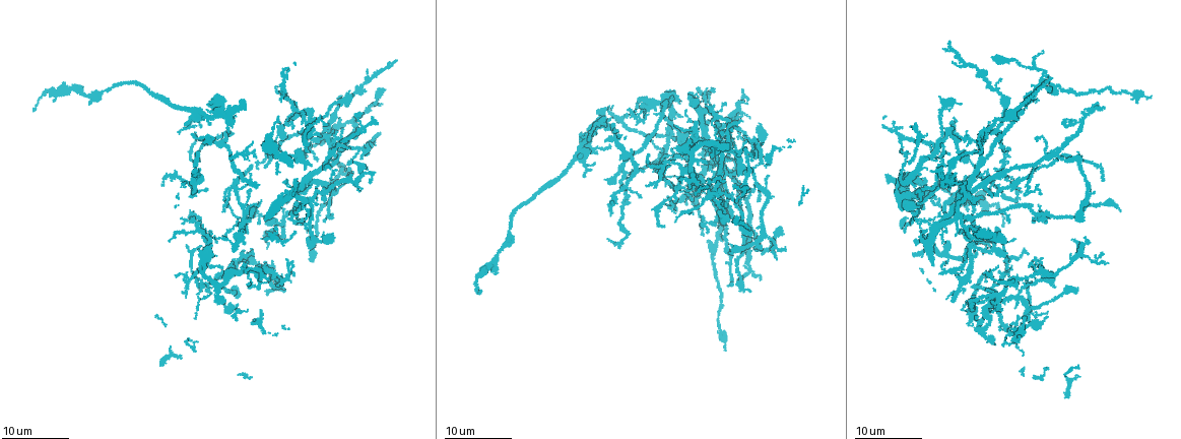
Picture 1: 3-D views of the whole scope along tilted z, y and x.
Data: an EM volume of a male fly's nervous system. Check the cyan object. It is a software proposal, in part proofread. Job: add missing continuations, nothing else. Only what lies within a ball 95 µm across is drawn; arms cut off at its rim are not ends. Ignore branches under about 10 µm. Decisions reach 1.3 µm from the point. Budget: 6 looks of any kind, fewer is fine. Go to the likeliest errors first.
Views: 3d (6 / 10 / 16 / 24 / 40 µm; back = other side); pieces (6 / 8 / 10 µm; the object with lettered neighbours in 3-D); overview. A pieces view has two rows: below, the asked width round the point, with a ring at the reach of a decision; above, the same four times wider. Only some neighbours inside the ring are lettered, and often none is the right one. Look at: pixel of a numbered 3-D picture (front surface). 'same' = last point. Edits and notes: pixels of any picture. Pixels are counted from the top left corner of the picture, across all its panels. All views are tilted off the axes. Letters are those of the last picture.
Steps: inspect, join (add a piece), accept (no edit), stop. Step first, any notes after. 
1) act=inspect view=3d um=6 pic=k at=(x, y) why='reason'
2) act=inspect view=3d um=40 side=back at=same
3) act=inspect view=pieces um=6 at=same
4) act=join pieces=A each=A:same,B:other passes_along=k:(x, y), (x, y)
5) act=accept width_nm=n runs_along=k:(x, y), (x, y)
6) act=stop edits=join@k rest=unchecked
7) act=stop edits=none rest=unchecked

act=inspect view=3d um=24 pic=1 at=(953, 119) why='tapers out'

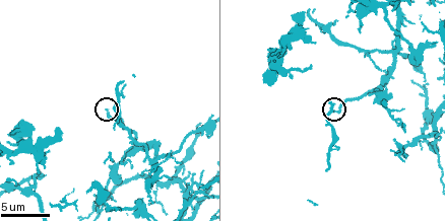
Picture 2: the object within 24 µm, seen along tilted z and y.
act=inspect view=pieces um=6 pic=2 at=(336, 112)

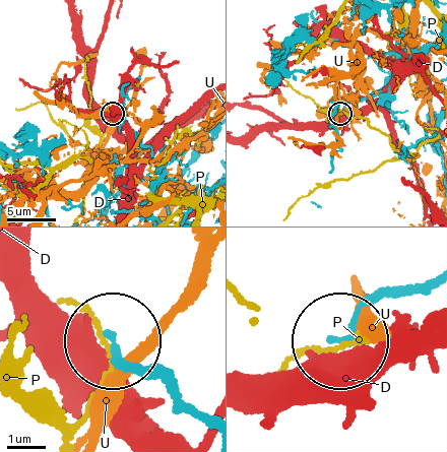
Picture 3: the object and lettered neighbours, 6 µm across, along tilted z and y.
act=accept width_nm=170 each=D:other,P:other,U:other runs_along=3:(434, 275), (372, 304), (344, 340) found='none of them fits'

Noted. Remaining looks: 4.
act=inspect view=3d um=24 pic=1 at=(732, 284) why='thin end'

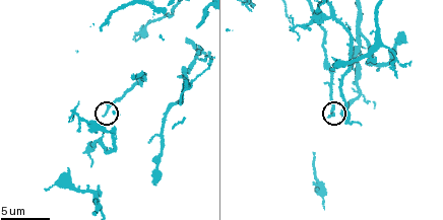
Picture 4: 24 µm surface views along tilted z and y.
act=inspect view=pieces um=8 pic=4 at=(334, 114) why='what lies round it'

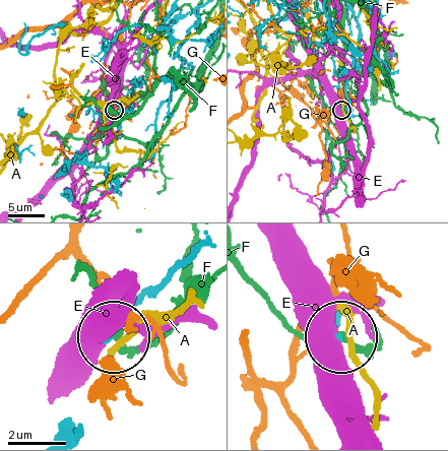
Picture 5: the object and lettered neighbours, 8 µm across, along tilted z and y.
act=accept width_nm=160 each=A:other,E:other,F:other,G:other found='no lettered piece goes on from it'

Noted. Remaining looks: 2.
act=inspect view=3d um=24 pic=1 at=(949, 42) why='tapers out'

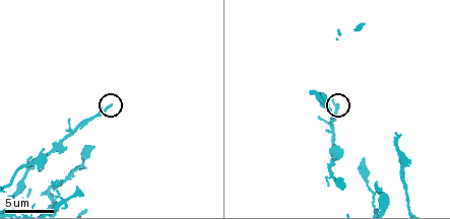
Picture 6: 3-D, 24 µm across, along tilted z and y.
act=inspect view=pieces um=10 pic=6 at=(110, 105) why='see the neighbours'

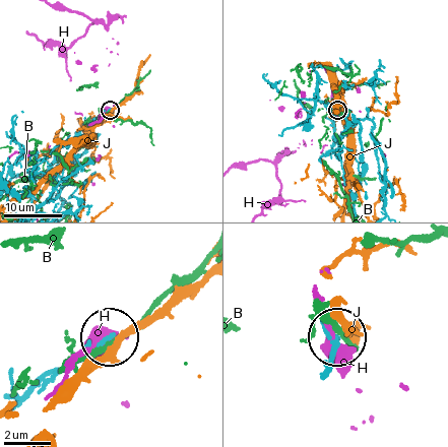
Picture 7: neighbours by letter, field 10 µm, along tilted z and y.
act=accept each=B:other,H:other,J:other found='none of them fits'

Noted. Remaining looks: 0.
act=stop edits=none rest=unchecked

